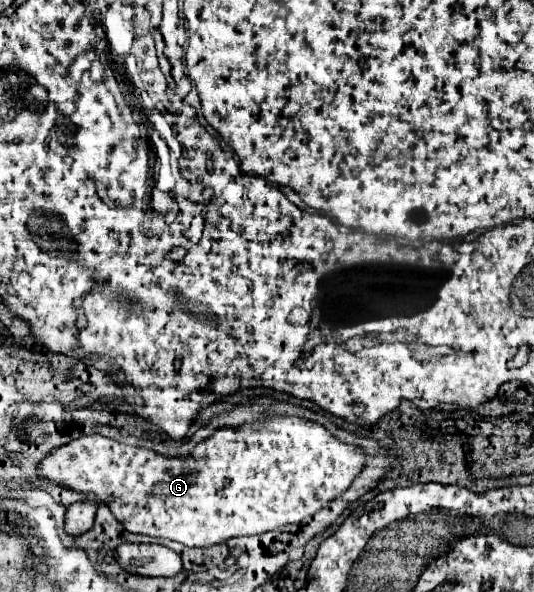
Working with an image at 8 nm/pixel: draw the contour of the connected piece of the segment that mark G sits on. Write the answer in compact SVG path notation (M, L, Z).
M299 416L259 418L239 428L221 426L209 438L201 440L189 456L161 456L153 450L127 446L101 434L81 436L67 446L53 450L41 464L39 476L83 494L95 494L109 506L113 516L135 534L161 536L185 546L213 546L233 536L261 534L291 522L301 522L341 496L365 468L365 450L347 444L313 420Z

